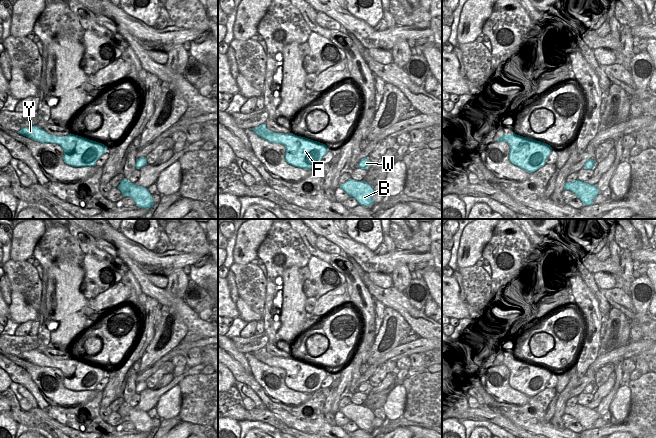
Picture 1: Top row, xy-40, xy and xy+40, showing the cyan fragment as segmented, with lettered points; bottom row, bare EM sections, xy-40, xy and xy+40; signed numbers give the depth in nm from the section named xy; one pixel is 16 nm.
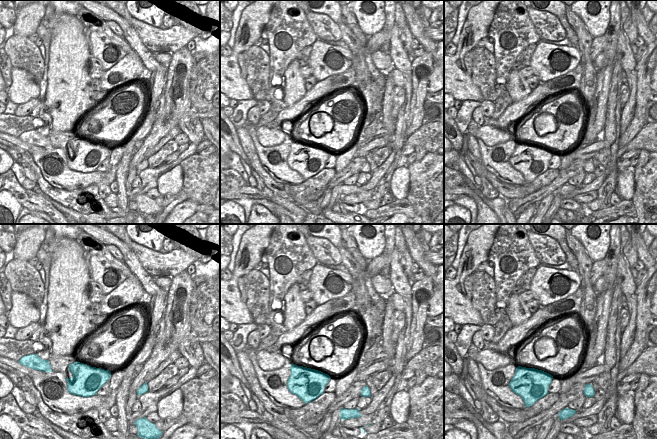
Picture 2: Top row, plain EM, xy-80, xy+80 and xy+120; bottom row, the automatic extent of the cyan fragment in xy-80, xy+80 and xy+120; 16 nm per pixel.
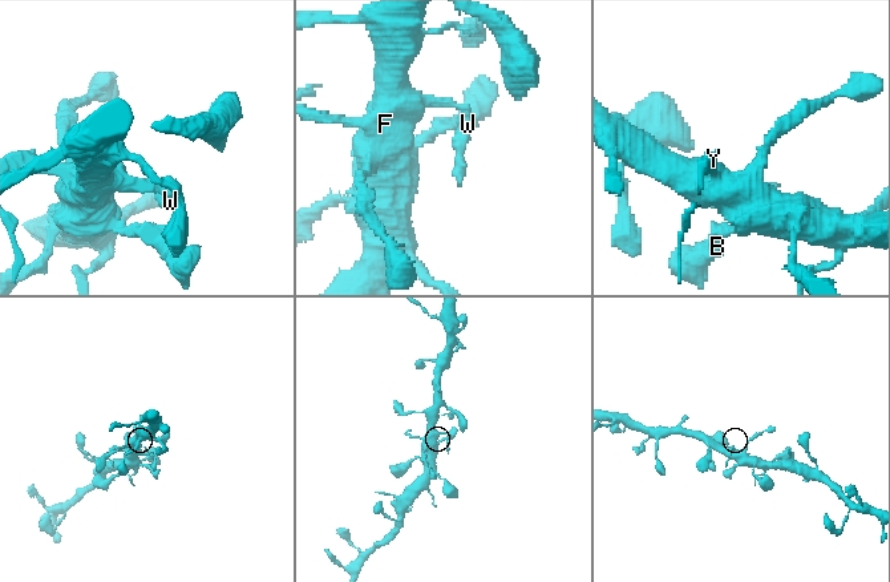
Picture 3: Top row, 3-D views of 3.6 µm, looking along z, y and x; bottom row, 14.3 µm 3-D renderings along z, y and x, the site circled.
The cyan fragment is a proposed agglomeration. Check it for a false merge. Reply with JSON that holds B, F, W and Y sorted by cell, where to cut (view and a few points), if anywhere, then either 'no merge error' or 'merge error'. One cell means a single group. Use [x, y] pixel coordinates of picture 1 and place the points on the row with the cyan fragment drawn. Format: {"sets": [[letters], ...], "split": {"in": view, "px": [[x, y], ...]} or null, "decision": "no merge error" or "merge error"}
{"sets": [["B", "F", "W", "Y"]], "split": null, "decision": "no merge error"}

